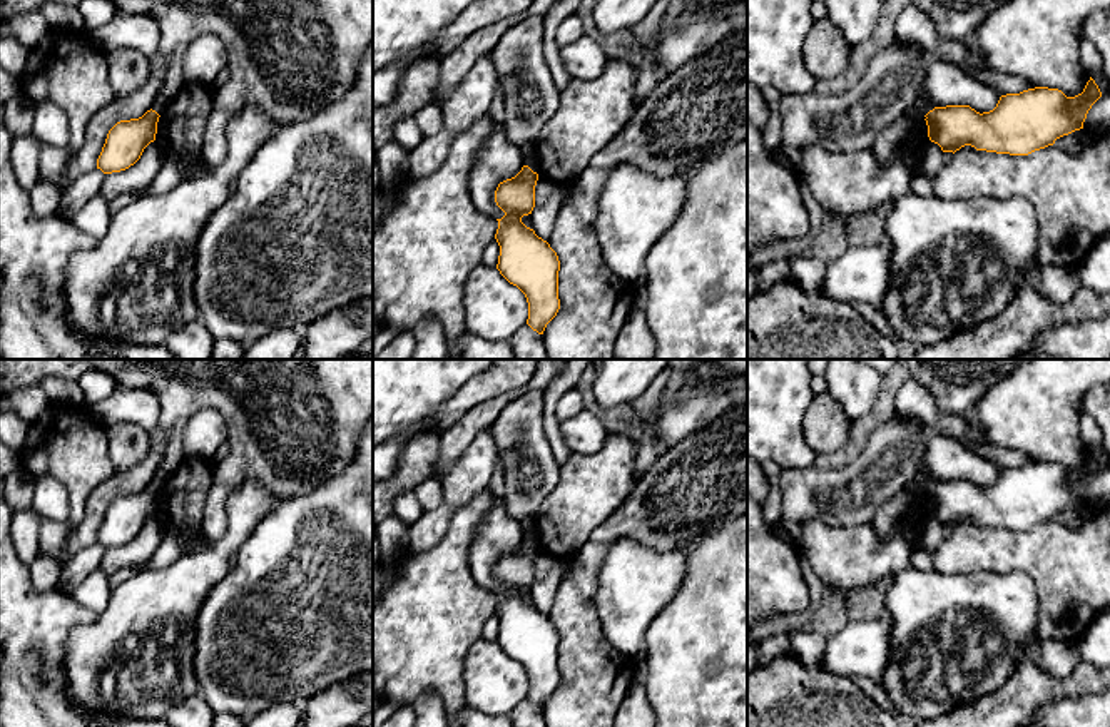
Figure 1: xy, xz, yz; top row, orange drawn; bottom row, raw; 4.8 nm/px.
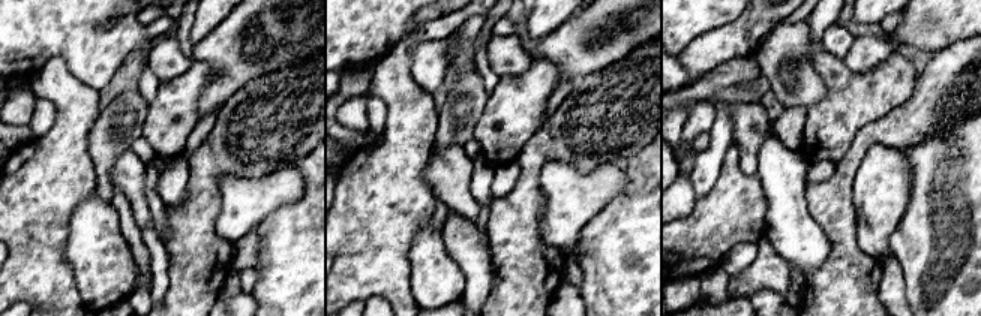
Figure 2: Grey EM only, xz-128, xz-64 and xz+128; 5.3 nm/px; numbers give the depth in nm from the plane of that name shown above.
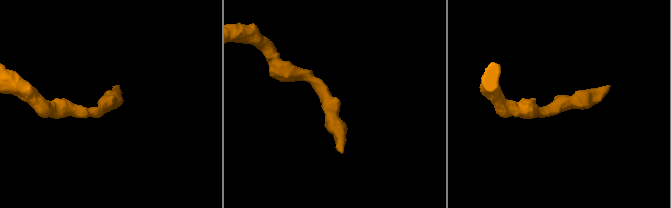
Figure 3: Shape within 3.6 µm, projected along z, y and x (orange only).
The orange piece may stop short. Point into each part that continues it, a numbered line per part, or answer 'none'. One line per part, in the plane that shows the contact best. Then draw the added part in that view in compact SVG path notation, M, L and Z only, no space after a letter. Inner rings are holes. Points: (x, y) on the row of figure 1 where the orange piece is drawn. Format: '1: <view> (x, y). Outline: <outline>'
none

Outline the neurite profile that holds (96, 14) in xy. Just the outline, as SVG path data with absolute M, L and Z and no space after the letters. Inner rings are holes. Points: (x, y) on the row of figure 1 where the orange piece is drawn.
M82 0L77 7L89 33L109 23L117 13L109 0Z

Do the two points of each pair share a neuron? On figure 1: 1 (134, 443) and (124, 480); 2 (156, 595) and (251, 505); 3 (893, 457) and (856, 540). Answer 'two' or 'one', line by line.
1: two
2: one
3: two

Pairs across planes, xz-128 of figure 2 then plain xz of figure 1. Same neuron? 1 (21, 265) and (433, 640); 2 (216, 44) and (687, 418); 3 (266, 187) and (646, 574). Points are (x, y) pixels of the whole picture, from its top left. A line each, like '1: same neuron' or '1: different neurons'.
1: same neuron
2: same neuron
3: same neuron

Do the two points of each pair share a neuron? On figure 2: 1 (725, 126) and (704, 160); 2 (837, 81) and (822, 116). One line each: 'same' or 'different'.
1: same
2: same

